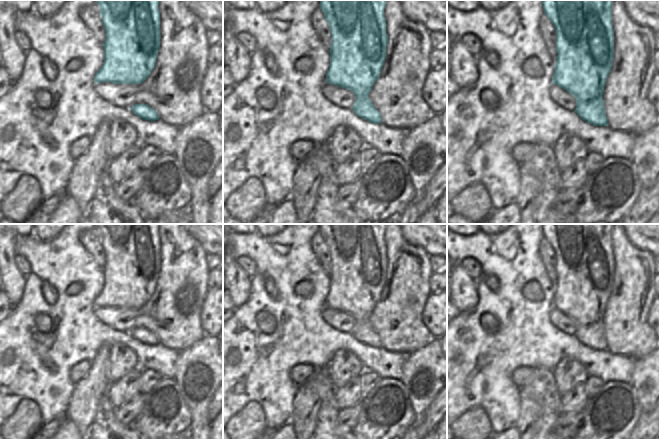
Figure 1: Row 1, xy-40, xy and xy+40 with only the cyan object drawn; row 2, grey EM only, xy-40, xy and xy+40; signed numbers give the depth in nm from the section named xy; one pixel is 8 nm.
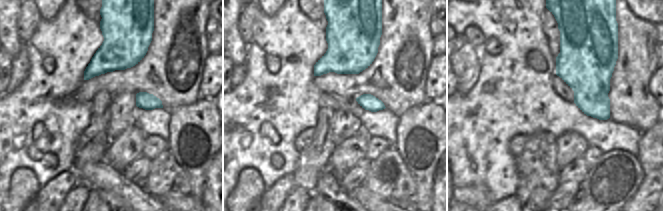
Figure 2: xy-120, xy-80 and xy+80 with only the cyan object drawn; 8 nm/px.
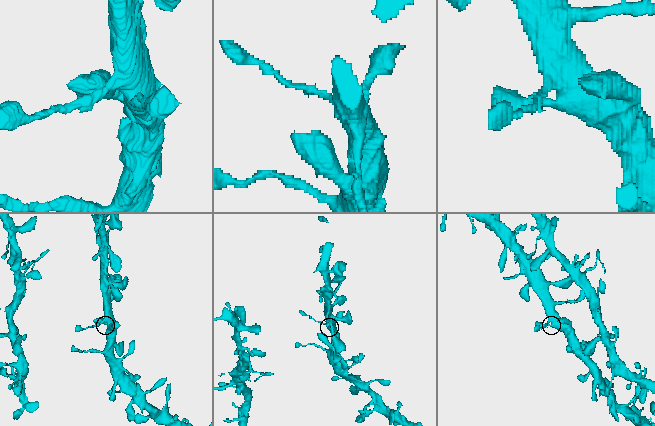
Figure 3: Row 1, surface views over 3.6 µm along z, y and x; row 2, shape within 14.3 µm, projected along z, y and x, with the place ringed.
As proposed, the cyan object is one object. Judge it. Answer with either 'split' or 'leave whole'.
leave whole

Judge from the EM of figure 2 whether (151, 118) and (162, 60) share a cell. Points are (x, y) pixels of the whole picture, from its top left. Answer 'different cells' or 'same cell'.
different cells

